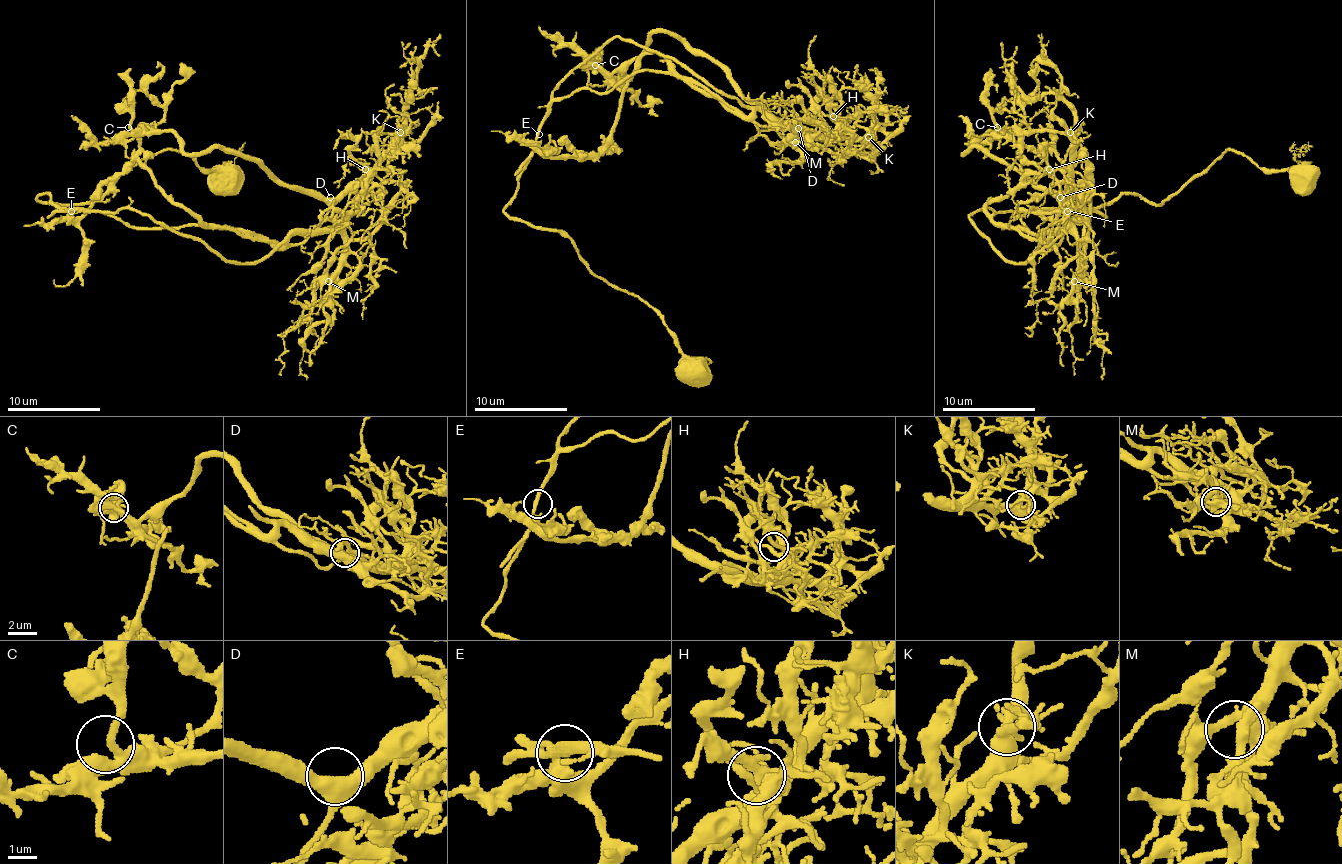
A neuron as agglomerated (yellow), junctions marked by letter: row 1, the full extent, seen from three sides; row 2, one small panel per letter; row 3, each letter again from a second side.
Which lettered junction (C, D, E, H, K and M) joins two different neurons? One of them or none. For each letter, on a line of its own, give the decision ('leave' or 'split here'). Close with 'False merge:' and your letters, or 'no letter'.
C: leave
D: leave
E: split here
H: leave
K: leave
M: leave
False merge: E

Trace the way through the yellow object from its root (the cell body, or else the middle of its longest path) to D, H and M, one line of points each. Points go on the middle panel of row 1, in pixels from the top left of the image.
D: (691, 368), (651, 307), (504, 209), (537, 128), (555, 100), (646, 70), (798, 128)
H: (691, 368), (651, 307), (558, 230), (504, 209), (546, 109), (660, 70), (781, 137), (828, 135), (833, 116)
M: (691, 368), (651, 307), (558, 230), (504, 209), (537, 128), (555, 100), (660, 70), (812, 144), (795, 142)

